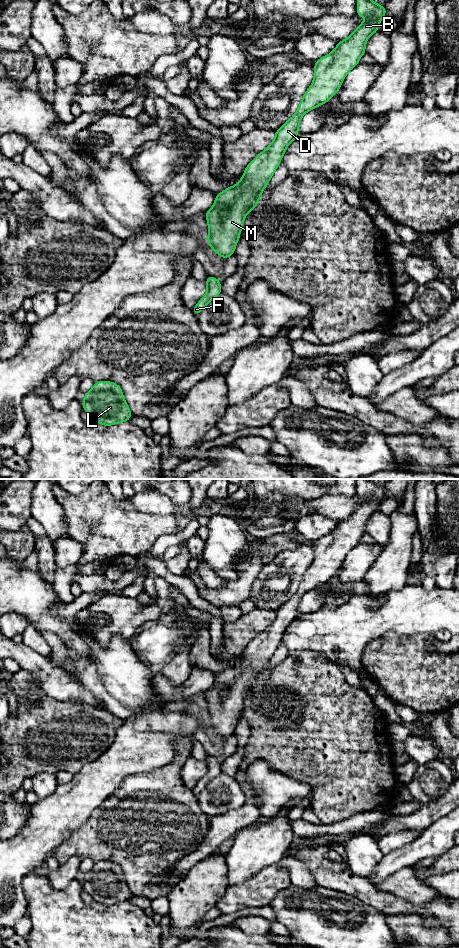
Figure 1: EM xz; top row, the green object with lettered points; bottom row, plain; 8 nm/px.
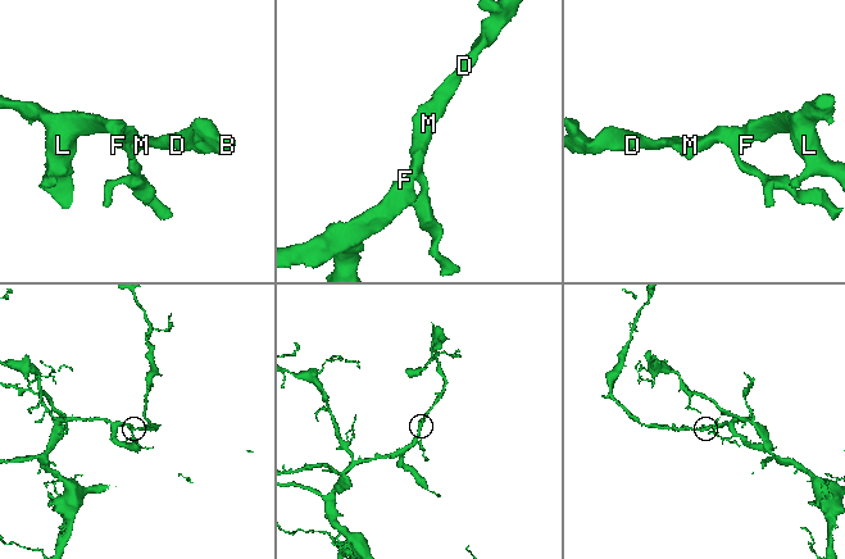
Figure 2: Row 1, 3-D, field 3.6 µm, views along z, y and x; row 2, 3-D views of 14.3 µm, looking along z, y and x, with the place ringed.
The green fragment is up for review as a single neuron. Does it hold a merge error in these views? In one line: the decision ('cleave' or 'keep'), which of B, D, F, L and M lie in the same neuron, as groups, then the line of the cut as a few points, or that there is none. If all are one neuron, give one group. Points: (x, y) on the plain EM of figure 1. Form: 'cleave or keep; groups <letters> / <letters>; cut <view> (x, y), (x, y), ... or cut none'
keep; groups B D F L M; cut none

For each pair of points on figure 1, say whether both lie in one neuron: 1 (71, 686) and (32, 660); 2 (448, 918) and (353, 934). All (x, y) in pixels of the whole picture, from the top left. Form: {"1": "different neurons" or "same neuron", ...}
{"1": "same neuron", "2": "different neurons"}

